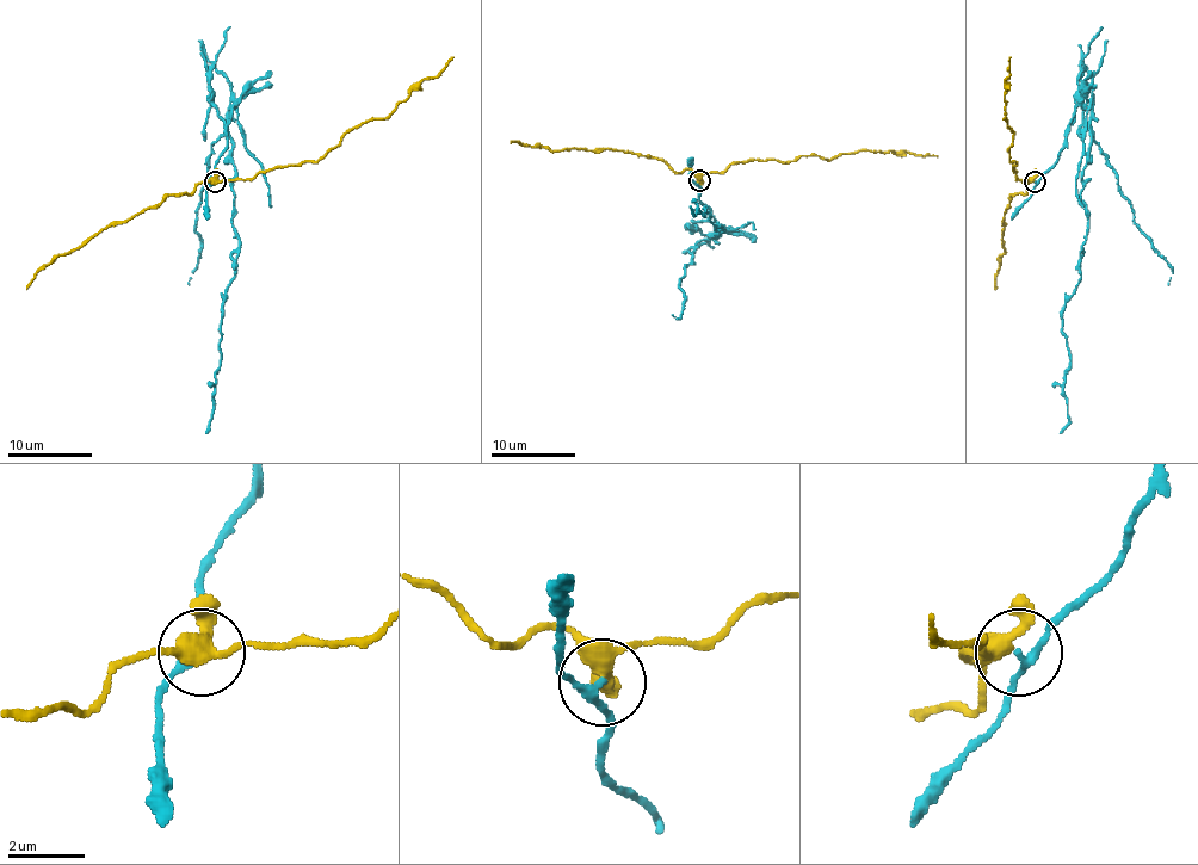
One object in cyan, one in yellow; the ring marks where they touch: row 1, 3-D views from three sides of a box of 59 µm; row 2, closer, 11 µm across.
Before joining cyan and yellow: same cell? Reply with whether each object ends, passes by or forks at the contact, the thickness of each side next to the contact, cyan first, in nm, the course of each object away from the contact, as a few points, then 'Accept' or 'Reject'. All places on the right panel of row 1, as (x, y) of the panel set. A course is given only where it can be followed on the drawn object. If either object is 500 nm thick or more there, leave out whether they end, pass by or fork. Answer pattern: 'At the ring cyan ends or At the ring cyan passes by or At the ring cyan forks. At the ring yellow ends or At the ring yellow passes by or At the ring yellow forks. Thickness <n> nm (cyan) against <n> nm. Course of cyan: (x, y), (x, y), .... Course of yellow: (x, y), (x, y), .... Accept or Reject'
At the ring cyan passes by. At the ring yellow forks. Thickness 190 nm (cyan) against 320 nm. Course of cyan: (1035, 180), (1057, 160), (1074, 109), (1087, 107), (1088, 229), (1061, 314), (1070, 369), (1060, 433). Course of yellow: (1035, 180), (1017, 179), (1016, 162), (1008, 160), (1013, 133), (1005, 118), (1005, 82), (1008, 78), (1011, 56). Reject

